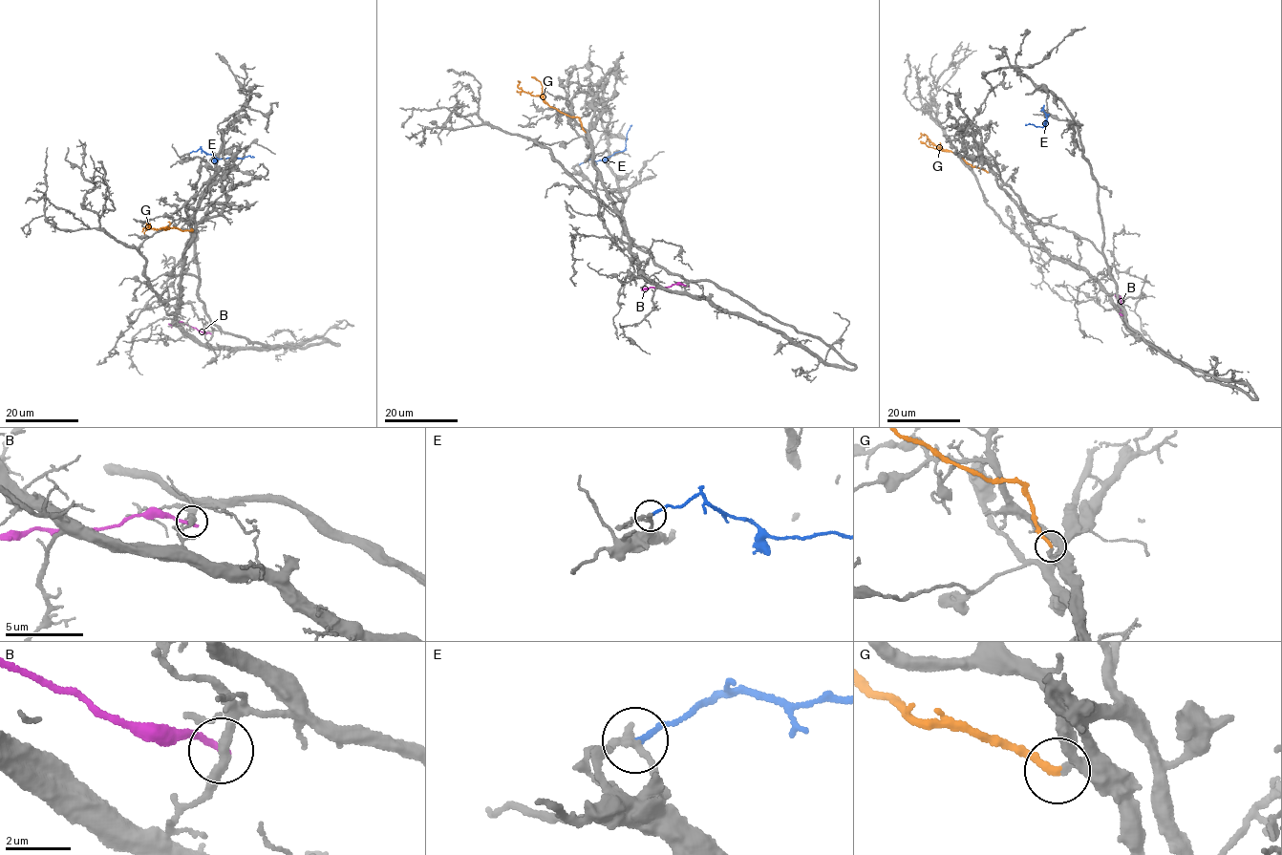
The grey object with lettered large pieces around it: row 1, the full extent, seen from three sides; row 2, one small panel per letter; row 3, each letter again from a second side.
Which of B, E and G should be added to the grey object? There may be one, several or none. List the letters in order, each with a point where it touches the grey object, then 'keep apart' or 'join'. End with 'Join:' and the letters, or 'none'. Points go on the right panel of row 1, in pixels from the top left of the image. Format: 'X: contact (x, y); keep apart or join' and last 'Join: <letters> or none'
B: contact (1124, 318); keep apart
E: contact (1042, 108); keep apart
G: contact (988, 172); join
Join: G

